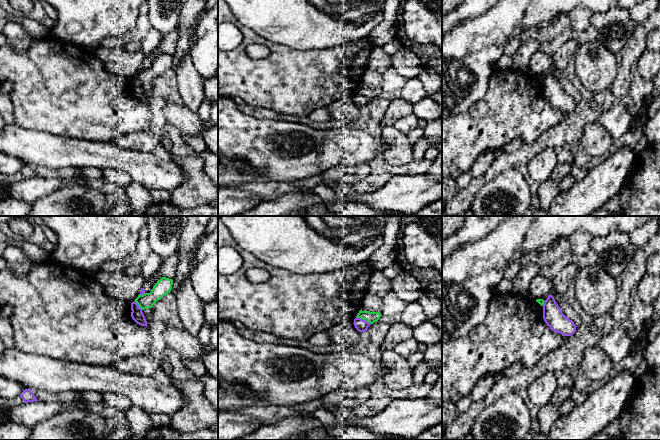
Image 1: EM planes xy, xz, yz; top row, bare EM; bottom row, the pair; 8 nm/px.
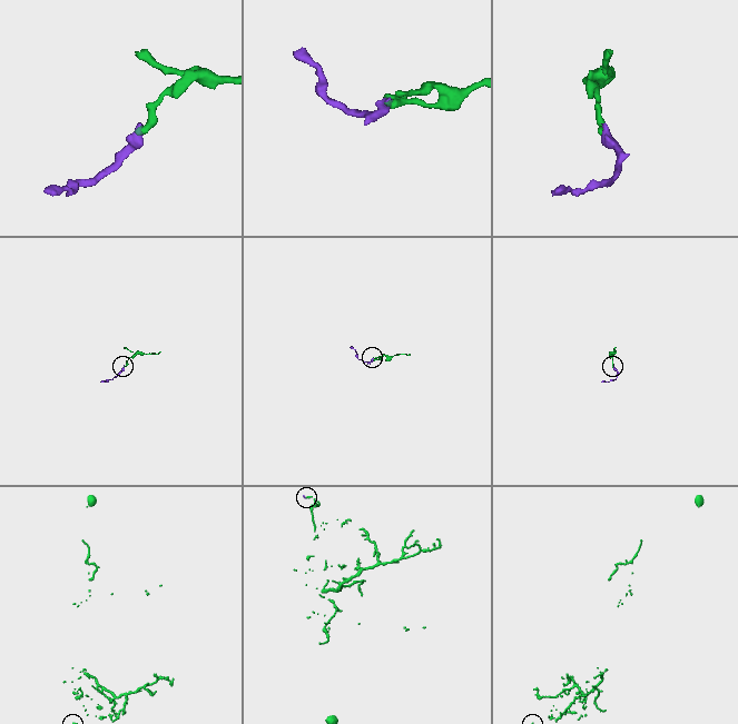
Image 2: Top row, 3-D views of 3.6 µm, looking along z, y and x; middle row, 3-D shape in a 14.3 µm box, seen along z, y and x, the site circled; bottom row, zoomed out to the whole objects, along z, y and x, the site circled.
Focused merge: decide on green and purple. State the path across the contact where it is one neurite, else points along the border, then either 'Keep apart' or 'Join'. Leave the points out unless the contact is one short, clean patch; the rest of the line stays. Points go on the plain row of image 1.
Keep apart

